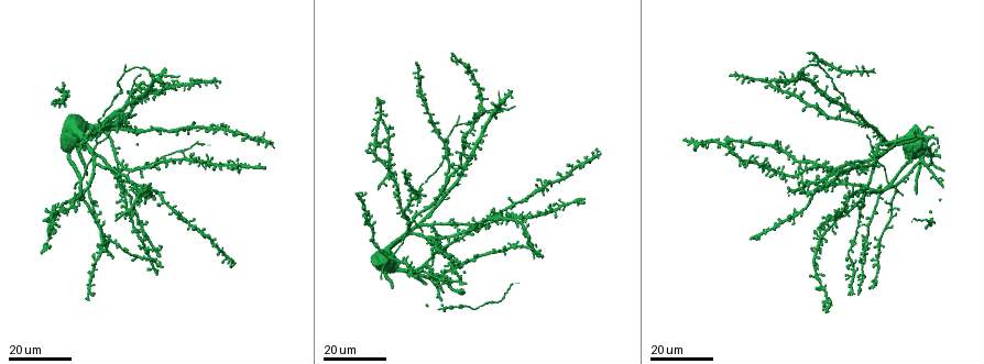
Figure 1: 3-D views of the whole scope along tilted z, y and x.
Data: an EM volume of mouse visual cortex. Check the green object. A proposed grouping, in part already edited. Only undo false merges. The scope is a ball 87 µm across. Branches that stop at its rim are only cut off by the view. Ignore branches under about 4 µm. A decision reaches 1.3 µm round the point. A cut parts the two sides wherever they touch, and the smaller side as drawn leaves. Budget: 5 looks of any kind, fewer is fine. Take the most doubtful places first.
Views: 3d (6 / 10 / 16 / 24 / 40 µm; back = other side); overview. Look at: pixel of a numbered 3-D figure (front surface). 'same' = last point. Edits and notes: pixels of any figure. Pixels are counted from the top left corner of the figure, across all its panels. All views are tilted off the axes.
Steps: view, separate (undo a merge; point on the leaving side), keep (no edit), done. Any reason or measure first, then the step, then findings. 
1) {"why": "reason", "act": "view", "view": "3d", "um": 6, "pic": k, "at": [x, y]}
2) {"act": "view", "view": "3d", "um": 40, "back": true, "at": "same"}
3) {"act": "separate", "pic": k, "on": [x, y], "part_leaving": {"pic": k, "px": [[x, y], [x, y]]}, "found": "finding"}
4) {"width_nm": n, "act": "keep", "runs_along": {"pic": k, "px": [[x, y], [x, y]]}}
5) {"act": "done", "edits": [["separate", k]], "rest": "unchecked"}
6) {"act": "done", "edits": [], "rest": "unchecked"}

{"why": "thin arm on a thick one", "act": "view", "view": "3d", "um": 24, "pic": 1, "at": [887, 184]}

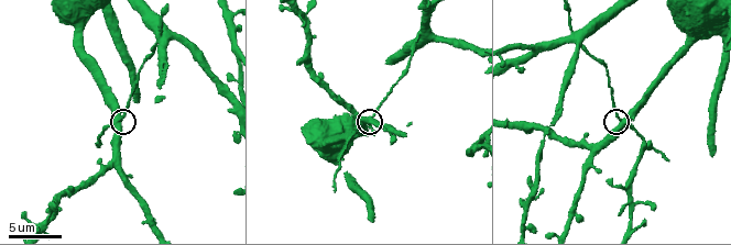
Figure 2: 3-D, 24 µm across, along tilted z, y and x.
{"why": "zoom in", "act": "view", "view": "3d", "um": 6, "pic": 2, "at": [118, 124]}

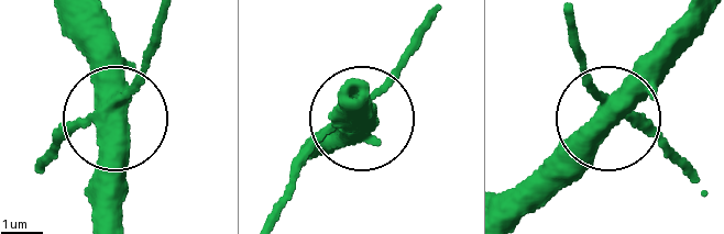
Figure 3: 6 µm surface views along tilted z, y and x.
{"width_nm": 450, "act": "keep", "runs_along": {"pic": 3, "px": [[694, 13], [609, 106], [580, 60]]}, "found": "continuous, no second cell"}

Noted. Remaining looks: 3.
{"act": "view", "view": "3d", "um": 16, "pic": 1, "at": [918, 137]}

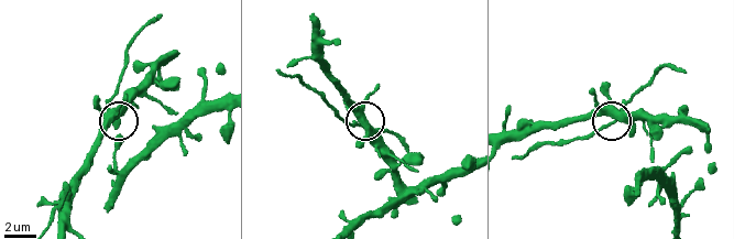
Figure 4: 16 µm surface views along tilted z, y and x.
{"why": "closer look", "act": "view", "view": "3d", "um": 6, "pic": 4, "at": [361, 122]}

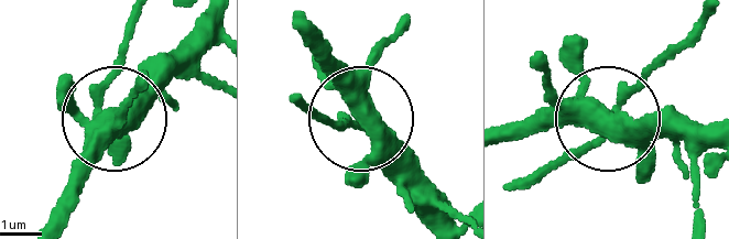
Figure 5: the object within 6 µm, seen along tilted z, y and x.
{"act": "keep", "found": "continuous, no second cell"}

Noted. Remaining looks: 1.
{"act": "done", "edits": [], "rest": "unchecked"}

